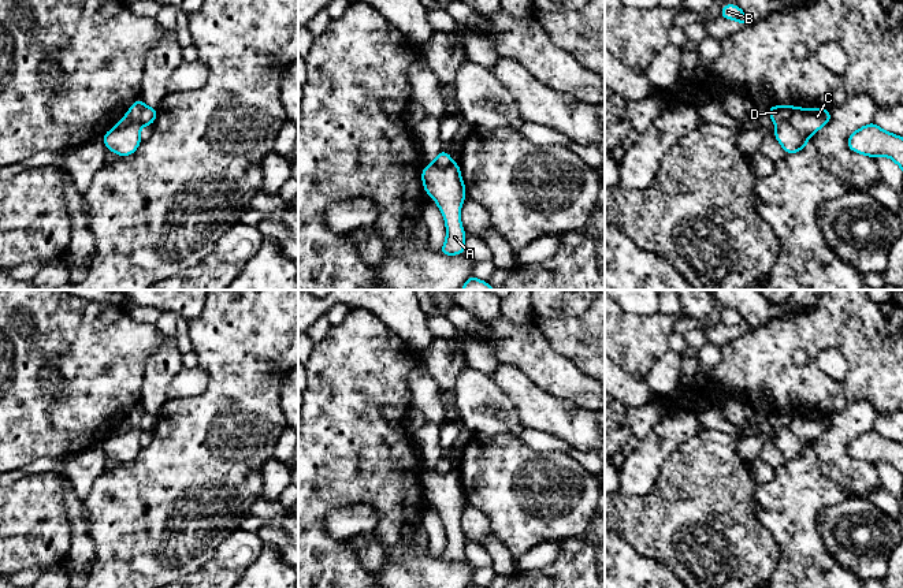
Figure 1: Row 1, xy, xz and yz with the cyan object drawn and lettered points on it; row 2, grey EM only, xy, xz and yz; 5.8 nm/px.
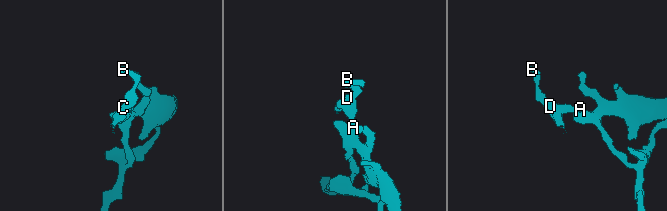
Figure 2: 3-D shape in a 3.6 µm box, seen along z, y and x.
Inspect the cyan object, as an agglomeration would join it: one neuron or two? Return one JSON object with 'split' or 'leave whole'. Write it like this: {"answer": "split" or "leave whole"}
{"answer": "split"}

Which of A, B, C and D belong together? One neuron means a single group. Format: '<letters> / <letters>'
A C / B D

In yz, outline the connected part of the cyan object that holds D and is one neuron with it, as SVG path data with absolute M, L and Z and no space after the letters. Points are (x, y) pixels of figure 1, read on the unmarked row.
M772 412L768 417L776 429L774 444L780 449L787 461L796 459L807 453L809 443L800 440L789 431L789 424L796 413Z

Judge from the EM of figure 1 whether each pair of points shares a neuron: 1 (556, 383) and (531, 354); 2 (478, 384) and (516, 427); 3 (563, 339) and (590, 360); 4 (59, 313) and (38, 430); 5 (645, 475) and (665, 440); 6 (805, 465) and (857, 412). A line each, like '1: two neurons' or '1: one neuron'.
1: one neuron
2: one neuron
3: one neuron
4: one neuron
5: one neuron
6: two neurons

